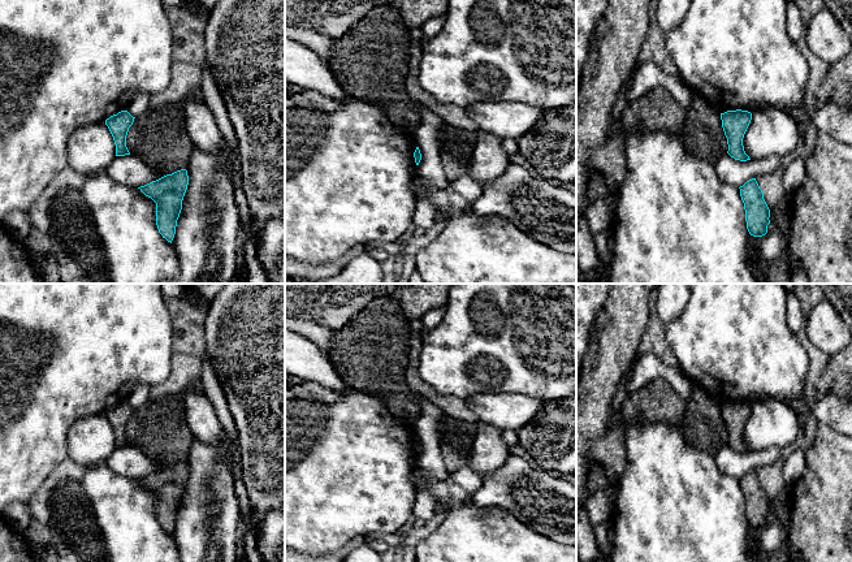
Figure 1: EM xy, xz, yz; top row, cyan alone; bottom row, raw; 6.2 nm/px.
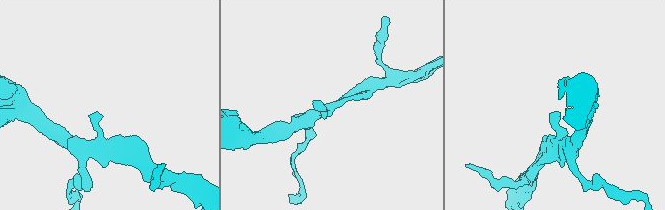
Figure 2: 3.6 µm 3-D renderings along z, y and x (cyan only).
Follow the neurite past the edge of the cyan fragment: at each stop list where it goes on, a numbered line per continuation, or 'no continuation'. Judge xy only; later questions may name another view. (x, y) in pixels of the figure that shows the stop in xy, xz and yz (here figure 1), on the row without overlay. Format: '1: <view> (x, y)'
no continuation

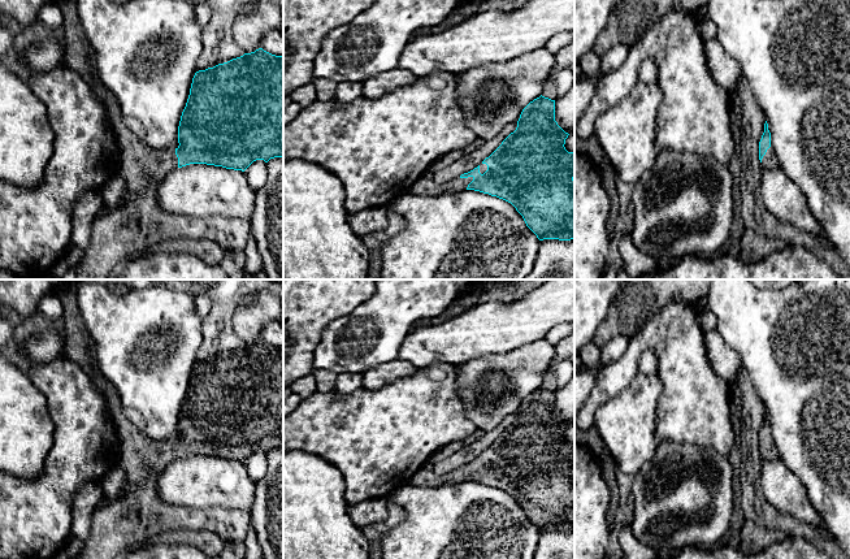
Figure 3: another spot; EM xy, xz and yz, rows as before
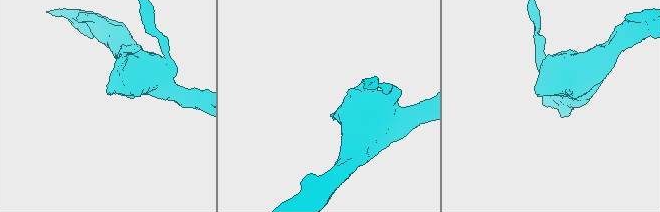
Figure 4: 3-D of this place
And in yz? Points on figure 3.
1: yz (770, 451)

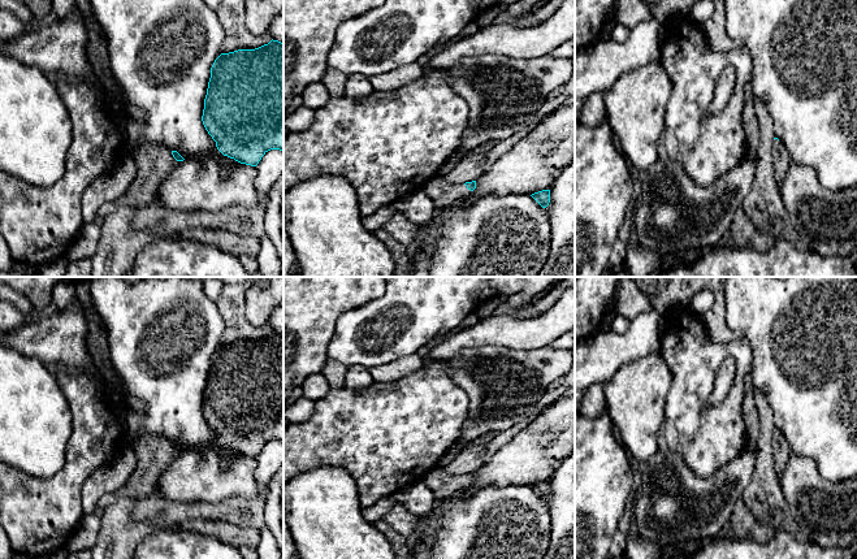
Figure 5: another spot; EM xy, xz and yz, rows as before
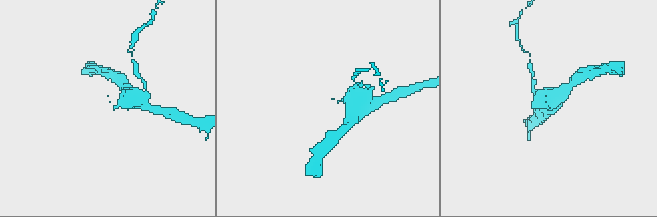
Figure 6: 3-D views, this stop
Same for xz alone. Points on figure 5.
1: xz (444, 485)

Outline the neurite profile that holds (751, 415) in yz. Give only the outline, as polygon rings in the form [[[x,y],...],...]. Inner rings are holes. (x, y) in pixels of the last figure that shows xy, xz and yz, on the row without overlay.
[[[752,374],[745,376],[743,415],[746,430],[745,451],[750,452],[754,452],[757,439],[759,436],[759,421],[758,421],[758,411],[754,402],[754,390],[756,387],[752,381]]]

